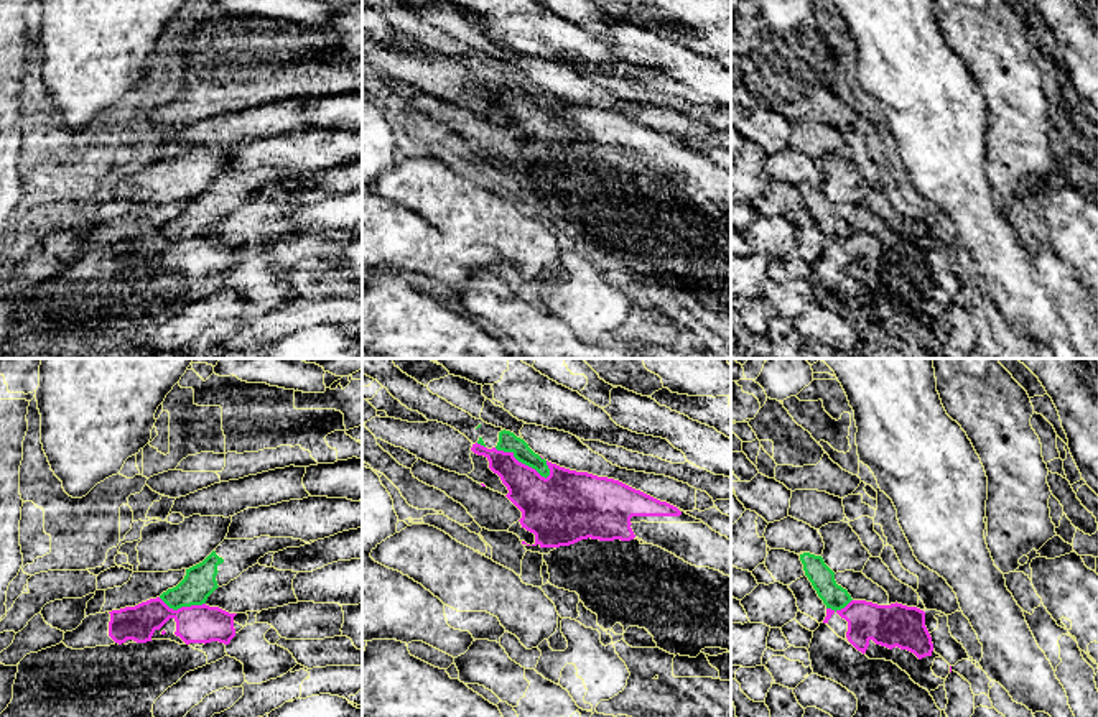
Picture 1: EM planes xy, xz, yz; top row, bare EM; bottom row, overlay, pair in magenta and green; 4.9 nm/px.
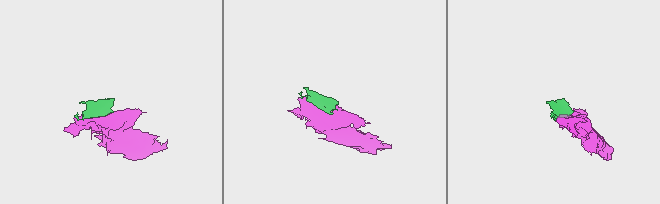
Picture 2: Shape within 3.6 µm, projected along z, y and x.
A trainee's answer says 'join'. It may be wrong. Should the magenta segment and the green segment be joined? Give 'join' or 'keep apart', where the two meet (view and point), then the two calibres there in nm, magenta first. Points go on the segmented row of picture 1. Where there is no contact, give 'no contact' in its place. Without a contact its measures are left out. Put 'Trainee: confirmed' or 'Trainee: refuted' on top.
Trainee: refuted
keep apart | xz (521, 462) | 280/100 nm

